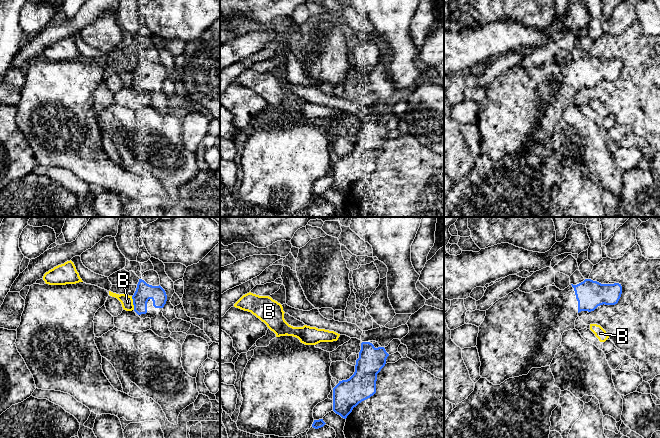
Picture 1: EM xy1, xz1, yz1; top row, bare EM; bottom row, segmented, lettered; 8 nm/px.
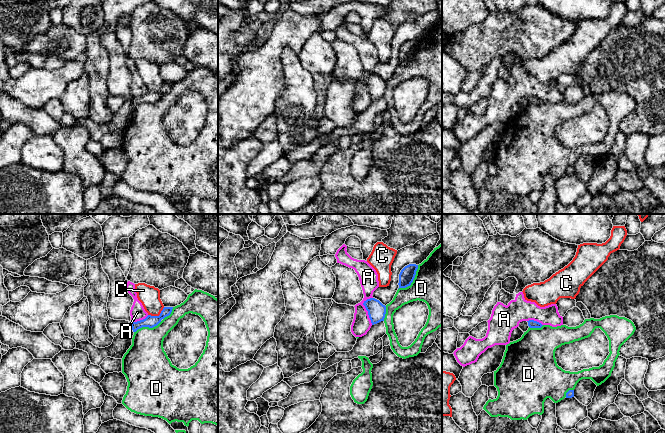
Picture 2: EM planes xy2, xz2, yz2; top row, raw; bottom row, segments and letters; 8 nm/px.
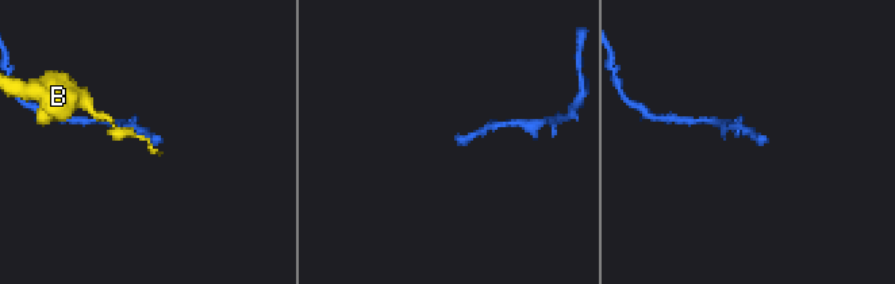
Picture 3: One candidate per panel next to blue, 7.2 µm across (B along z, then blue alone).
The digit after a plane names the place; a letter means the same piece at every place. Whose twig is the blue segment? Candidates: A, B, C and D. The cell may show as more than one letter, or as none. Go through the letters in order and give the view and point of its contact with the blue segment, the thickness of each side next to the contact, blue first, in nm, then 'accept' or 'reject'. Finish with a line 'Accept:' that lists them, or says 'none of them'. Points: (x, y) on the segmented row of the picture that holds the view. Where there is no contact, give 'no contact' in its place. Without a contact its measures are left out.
A: xz2 (366, 309) | 140/150 nm | reject
B: xy1 (133, 303) | 140/100 nm | reject
C: xy2 (157, 316) | 100/170 nm | reject
D: xz2 (412, 281) | 120/440 nm | reject
Accept: none of them

